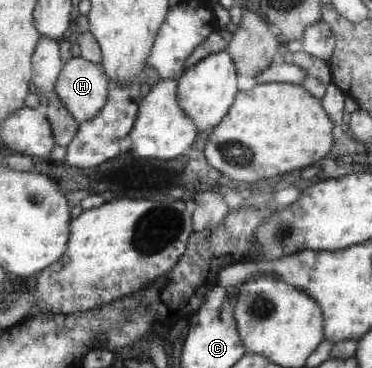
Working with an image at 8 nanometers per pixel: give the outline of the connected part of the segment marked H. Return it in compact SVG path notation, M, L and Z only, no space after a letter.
M70 57L59 71L54 92L78 123L92 119L106 104L110 83L102 65Z

